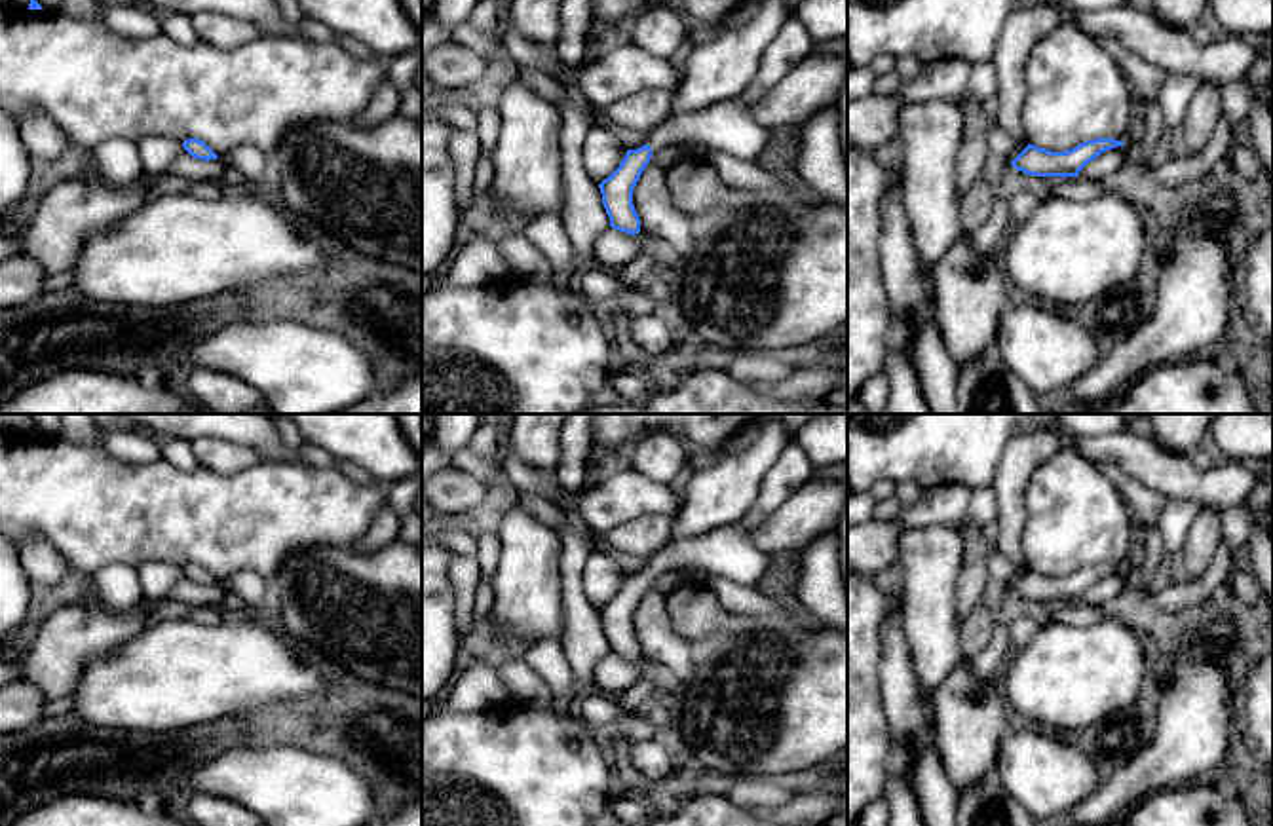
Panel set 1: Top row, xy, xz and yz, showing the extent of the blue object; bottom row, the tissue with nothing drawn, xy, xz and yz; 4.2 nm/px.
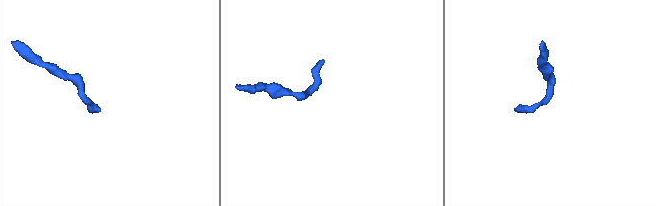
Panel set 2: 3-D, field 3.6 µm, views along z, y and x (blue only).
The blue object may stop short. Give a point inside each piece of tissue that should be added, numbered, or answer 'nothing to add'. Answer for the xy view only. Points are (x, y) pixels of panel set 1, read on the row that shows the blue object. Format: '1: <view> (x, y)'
nothing to add

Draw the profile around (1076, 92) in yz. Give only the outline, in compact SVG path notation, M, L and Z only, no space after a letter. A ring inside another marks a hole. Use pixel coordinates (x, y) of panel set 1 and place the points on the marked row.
M1058 25L1034 46L1024 84L1020 120L1028 144L1066 152L1094 139L1125 142L1132 85L1075 25Z

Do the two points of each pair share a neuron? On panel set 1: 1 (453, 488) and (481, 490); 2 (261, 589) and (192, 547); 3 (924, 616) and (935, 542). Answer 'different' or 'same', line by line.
1: same
2: different
3: same

